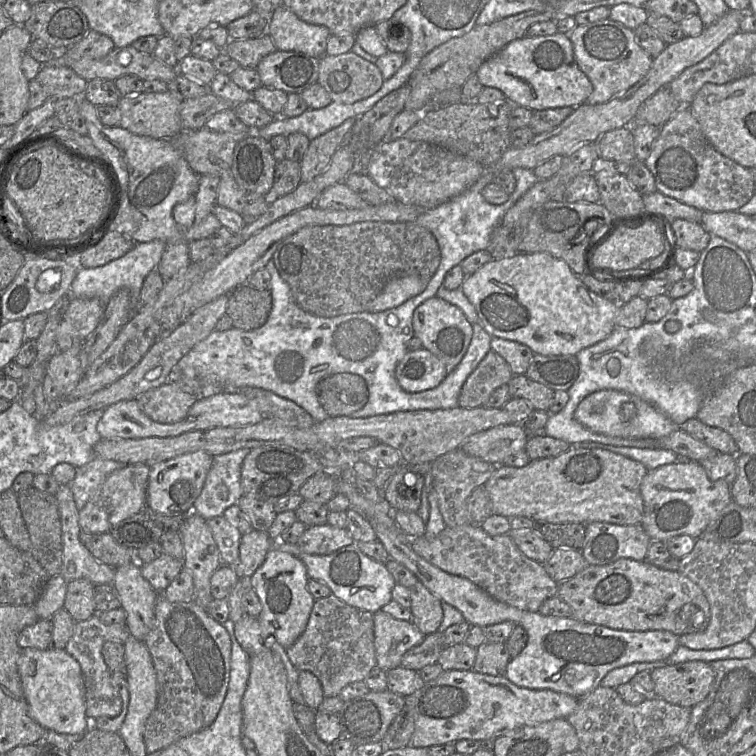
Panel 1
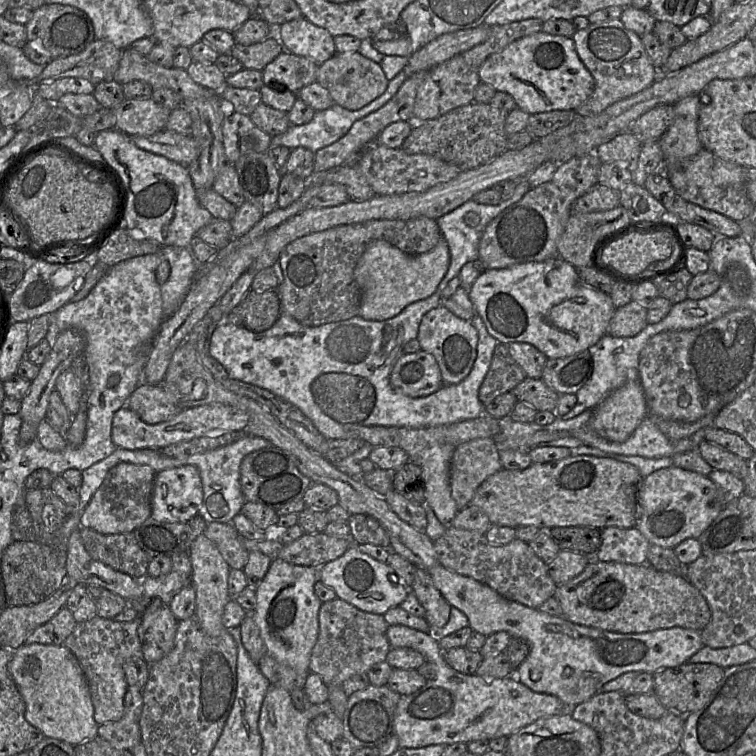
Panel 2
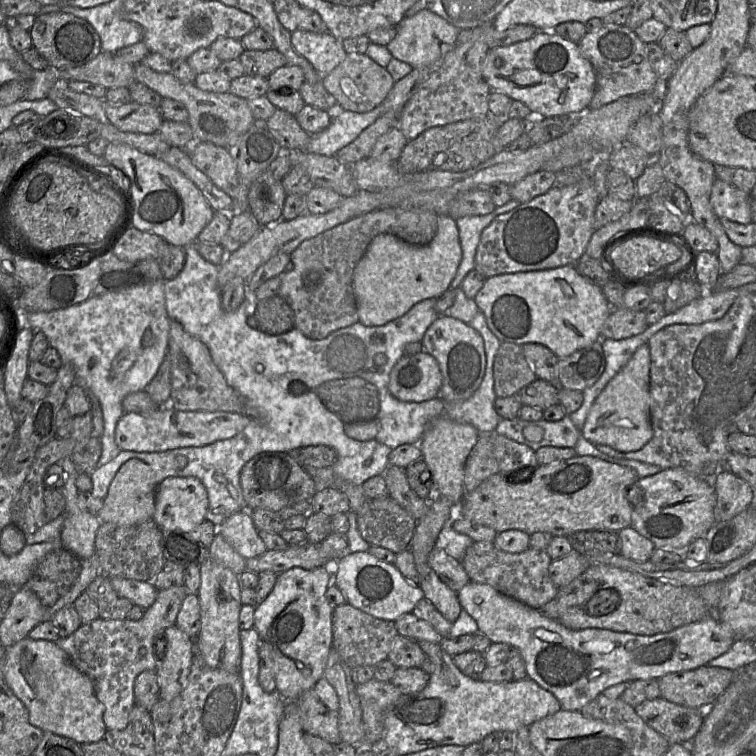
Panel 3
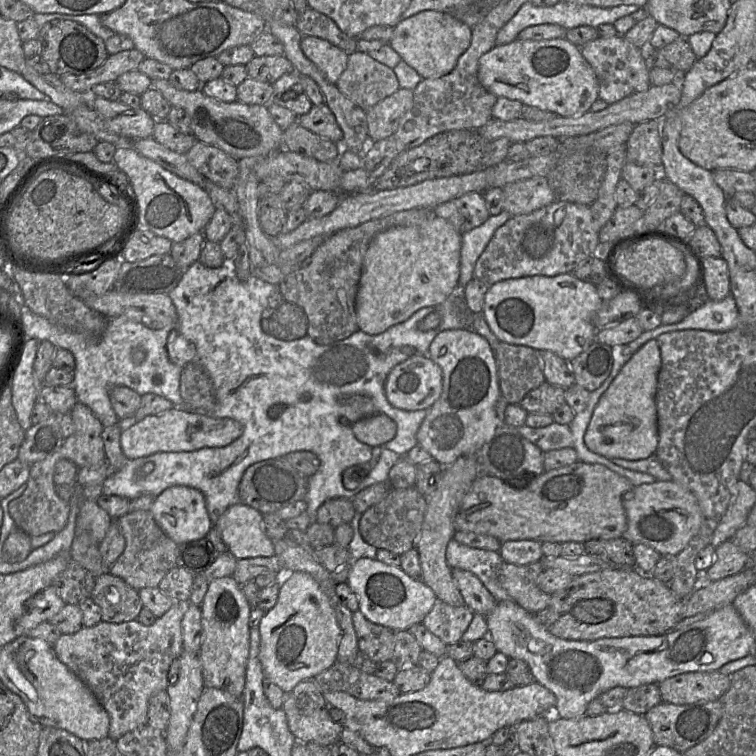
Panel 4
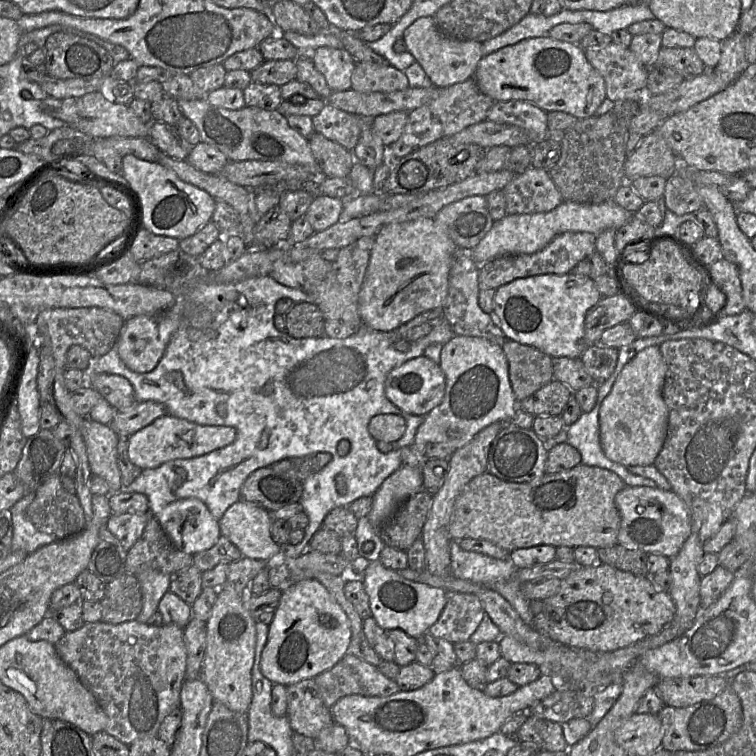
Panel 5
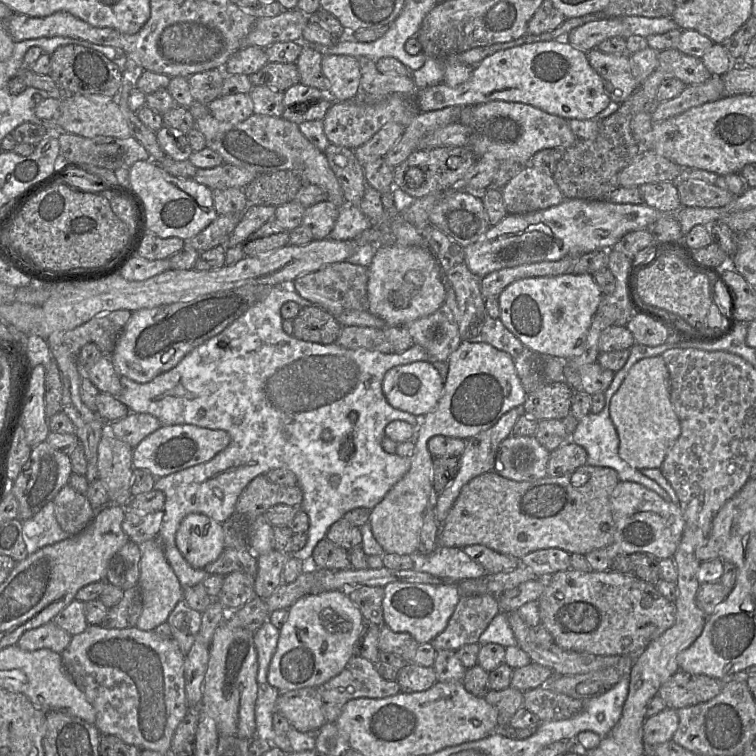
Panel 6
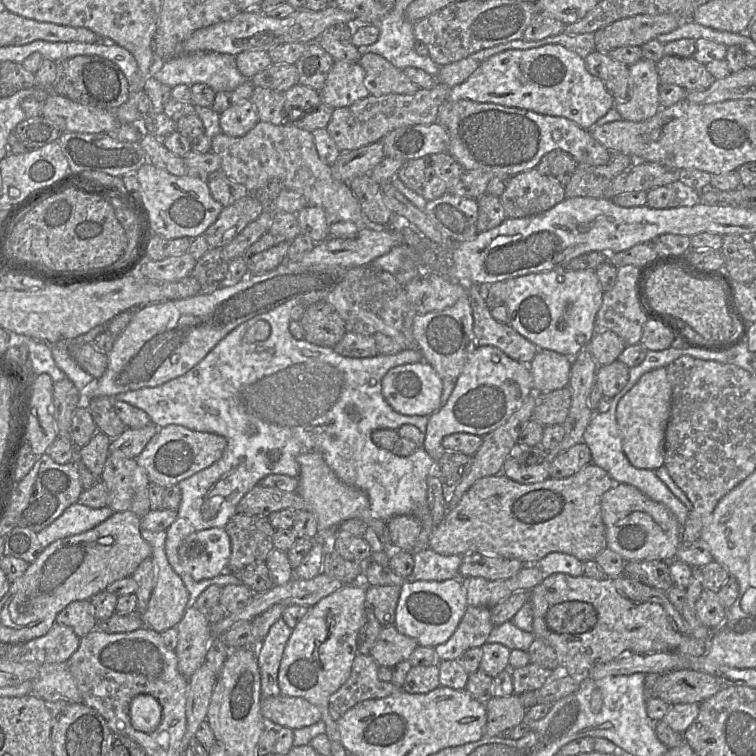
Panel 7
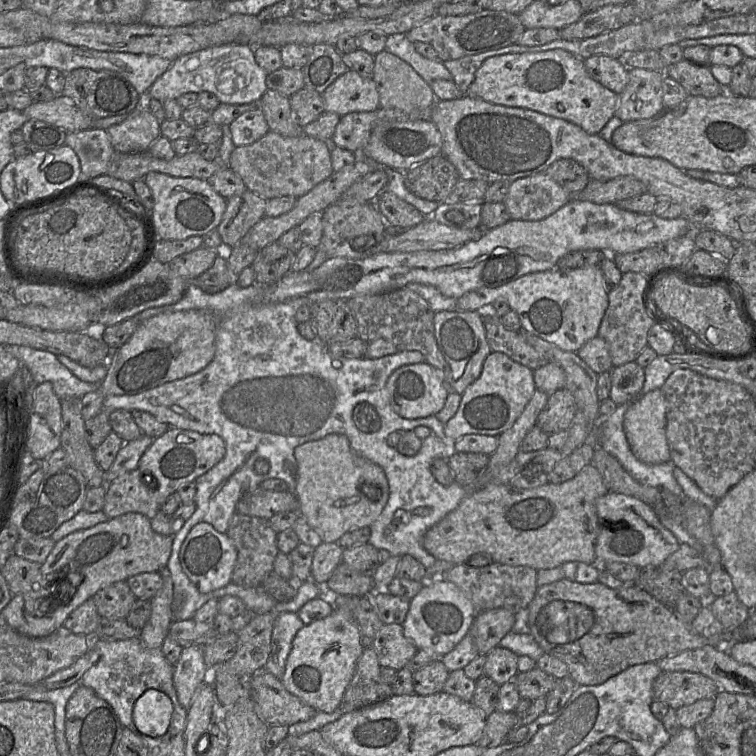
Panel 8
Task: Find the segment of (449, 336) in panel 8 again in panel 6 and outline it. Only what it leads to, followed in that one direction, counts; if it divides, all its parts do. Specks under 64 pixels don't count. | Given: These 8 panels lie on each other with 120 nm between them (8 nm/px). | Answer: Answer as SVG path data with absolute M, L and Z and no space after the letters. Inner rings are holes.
M445 302L434 313L405 325L414 344L426 350L431 363L433 361L447 362L450 354L462 341L458 324Z

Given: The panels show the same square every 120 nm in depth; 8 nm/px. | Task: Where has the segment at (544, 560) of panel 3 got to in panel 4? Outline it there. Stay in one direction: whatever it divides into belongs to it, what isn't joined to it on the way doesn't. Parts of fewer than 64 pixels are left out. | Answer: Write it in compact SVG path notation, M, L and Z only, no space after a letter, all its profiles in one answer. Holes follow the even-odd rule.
M542 560L528 565L504 562L499 570L499 583L510 600L531 614L547 608L551 595L541 591L537 578L543 571Z

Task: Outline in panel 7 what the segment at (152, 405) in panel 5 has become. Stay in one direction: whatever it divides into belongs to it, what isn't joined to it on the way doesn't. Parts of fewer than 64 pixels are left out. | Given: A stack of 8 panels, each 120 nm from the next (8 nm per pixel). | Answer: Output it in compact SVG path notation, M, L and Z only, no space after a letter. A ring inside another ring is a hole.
M151 423L143 428L126 430L110 445L110 454L115 457L136 459L158 431L157 425Z

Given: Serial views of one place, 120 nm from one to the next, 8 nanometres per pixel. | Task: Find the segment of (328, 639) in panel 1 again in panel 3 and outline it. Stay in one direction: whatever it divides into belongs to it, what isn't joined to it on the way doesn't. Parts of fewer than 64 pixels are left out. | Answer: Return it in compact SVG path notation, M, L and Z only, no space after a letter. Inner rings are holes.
M348 602L334 607L332 649L338 652L350 668L375 666L388 658L393 641L398 635L394 621L371 616Z

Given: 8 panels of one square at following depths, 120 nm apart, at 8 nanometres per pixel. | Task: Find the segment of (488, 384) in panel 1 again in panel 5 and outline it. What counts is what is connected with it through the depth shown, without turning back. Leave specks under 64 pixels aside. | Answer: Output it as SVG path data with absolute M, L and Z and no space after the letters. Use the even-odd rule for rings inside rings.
M506 340L502 350L508 361L509 379L518 402L553 380L551 356L513 340Z

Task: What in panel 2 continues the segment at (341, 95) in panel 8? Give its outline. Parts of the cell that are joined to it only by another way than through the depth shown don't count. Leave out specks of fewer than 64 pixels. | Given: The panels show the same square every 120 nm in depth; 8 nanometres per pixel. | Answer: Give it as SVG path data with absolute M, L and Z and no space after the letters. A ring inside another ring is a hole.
M304 17L281 24L275 35L285 50L309 58L318 65L336 54L334 36Z

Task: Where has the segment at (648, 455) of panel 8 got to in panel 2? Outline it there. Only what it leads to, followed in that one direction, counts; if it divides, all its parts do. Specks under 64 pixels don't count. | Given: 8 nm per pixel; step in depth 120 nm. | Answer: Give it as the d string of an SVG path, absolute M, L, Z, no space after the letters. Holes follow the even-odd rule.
M640 375L611 392L594 409L590 428L612 442L625 442L648 416Z

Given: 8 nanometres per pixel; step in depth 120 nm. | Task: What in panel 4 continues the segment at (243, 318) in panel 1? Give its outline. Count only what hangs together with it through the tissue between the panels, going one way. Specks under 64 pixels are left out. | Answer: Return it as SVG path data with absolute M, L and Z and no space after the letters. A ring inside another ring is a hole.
M284 300L269 317L271 335L283 340L296 340L307 336L308 320L304 310Z

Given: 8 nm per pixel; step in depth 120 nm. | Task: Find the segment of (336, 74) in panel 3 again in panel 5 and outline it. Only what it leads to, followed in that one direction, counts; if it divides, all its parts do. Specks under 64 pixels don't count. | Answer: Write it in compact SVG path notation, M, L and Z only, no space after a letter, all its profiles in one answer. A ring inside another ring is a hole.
M358 61L351 77L351 89L368 92L393 92L409 87L406 74L392 65L381 66Z

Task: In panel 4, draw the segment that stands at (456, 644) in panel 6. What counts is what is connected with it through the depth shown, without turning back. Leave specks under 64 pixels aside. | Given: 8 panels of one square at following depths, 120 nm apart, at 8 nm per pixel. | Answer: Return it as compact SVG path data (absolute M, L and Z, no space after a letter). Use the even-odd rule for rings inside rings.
M437 599L422 624L449 645L462 639L473 616L474 612L466 605L454 607Z

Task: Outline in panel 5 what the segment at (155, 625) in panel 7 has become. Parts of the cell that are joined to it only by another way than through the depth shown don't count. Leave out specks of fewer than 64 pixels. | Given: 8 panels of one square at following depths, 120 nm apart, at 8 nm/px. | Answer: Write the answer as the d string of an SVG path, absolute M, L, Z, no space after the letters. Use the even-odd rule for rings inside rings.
M147 569L136 575L142 589L142 610L135 619L141 623L158 611L162 597L169 591L170 575L156 569Z

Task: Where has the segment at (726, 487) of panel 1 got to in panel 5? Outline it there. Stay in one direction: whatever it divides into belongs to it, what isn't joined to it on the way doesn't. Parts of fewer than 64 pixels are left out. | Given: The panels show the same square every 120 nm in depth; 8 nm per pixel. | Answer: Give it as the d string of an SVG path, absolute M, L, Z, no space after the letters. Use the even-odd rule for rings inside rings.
M625 486L615 496L620 515L618 544L647 554L674 557L691 533L691 519L684 501L673 491L646 486Z

